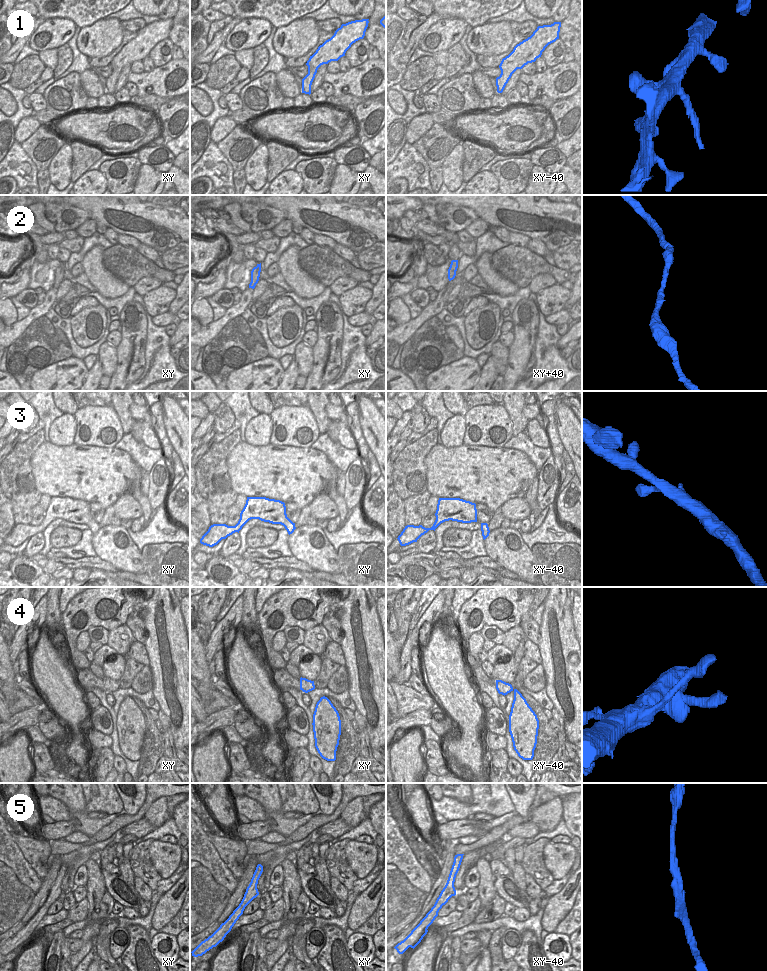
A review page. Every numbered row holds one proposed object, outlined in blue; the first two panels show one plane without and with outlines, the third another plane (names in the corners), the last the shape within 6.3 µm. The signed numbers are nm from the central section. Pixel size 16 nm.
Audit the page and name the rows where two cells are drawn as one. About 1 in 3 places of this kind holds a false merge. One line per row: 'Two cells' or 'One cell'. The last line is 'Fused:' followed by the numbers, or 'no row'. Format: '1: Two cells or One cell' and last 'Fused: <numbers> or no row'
1: One cell
2: One cell
3: One cell
4: One cell
5: One cell
Fused: no row.

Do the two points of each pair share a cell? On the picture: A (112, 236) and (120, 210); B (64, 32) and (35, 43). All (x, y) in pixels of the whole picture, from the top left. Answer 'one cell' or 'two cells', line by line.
A: two cells
B: one cell

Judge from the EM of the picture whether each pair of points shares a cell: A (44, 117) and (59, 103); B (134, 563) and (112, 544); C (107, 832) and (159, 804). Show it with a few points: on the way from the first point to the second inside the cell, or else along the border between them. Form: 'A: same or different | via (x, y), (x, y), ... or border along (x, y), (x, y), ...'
A: different | border along (46, 108), (57, 117)
B: same | via (129, 559), (117, 548)
C: different | border along (166, 796), (157, 798), (143, 816)

